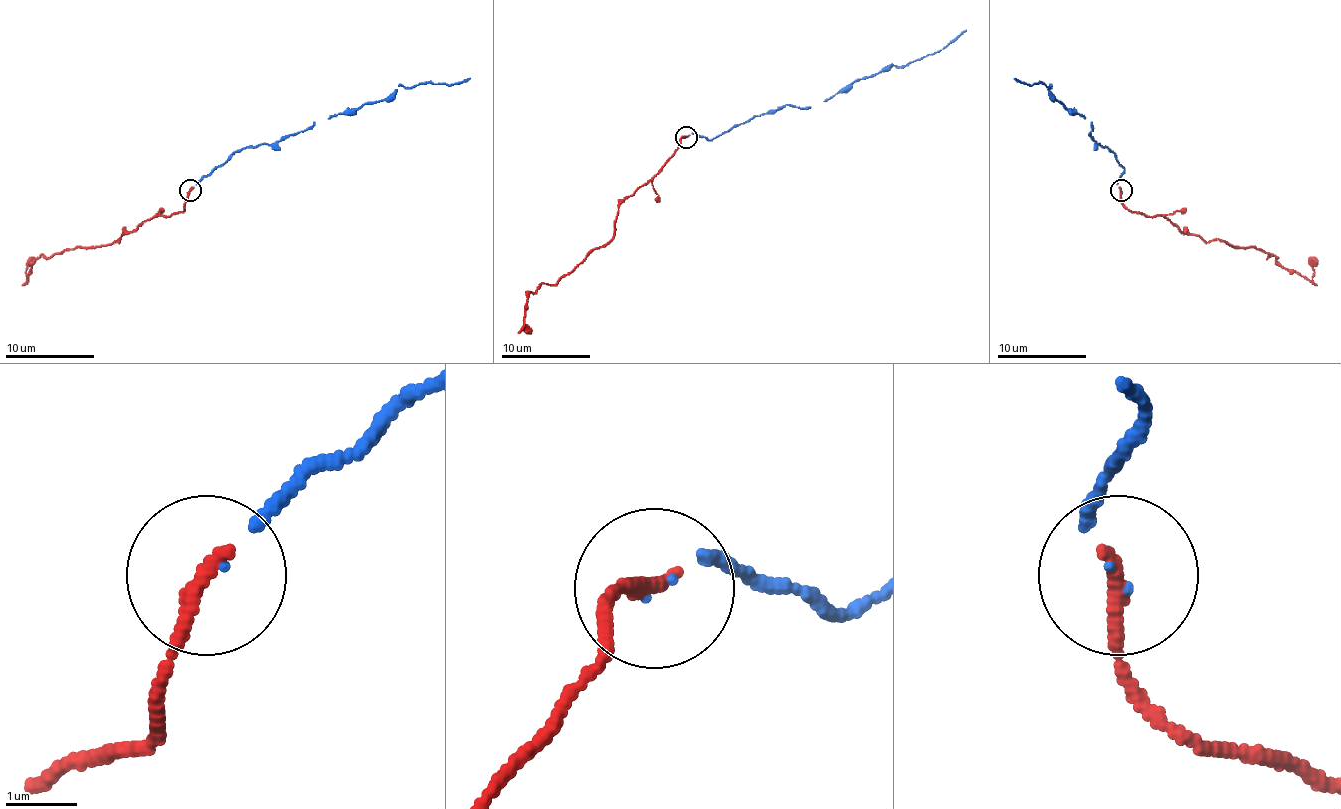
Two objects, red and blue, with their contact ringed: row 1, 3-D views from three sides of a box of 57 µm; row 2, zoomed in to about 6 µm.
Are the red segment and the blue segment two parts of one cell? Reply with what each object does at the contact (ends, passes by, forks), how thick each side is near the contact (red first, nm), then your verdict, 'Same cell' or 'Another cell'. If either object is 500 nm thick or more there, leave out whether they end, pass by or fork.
At the ring red ends. At the ring blue ends. Thickness 240 nm (red) against 30 nm. Same cell

